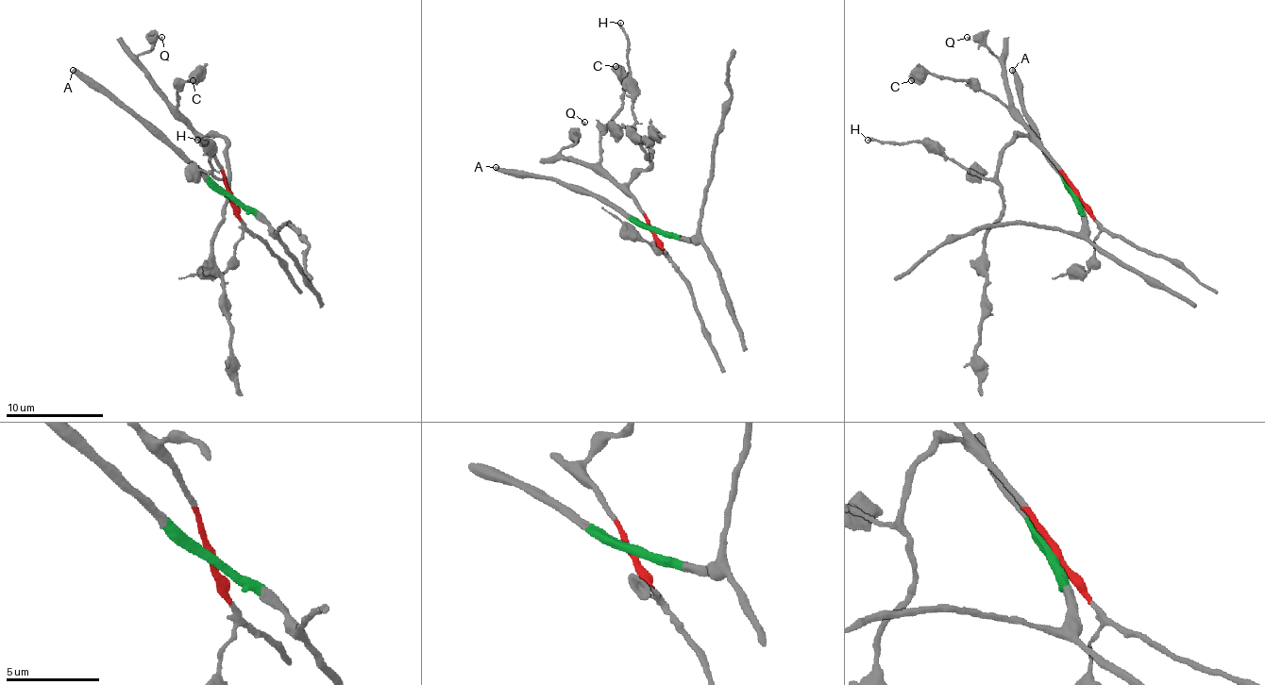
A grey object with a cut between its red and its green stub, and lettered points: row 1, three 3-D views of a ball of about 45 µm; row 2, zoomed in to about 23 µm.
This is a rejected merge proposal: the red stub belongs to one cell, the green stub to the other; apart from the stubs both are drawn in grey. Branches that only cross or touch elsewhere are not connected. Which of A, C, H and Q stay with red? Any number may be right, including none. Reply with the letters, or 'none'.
C, H, Q

